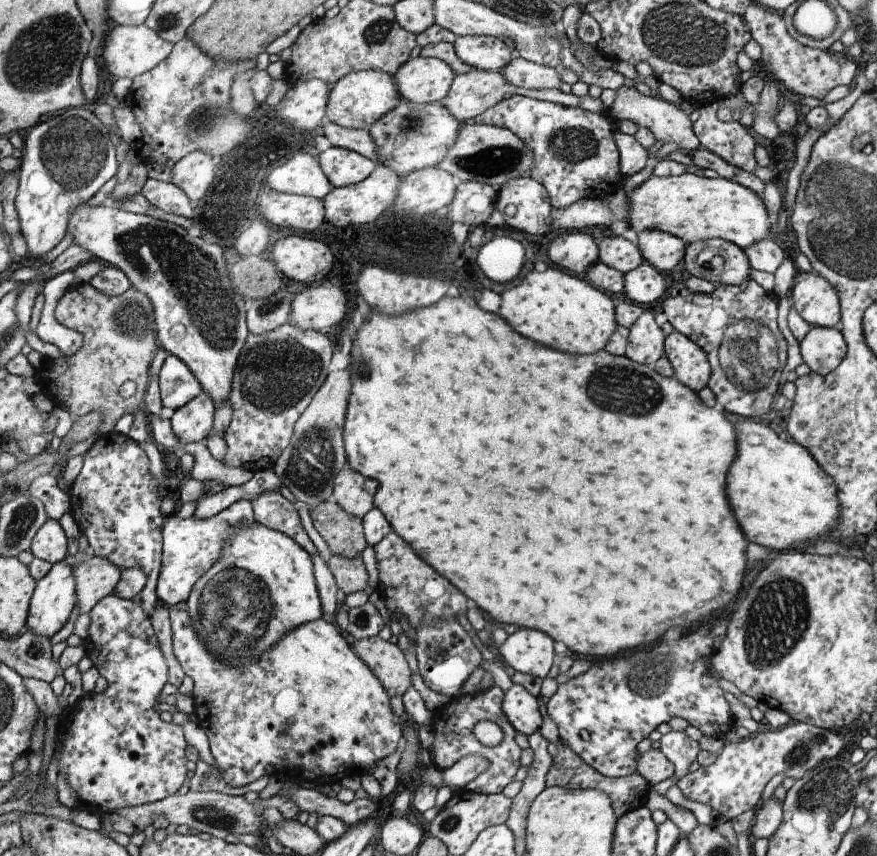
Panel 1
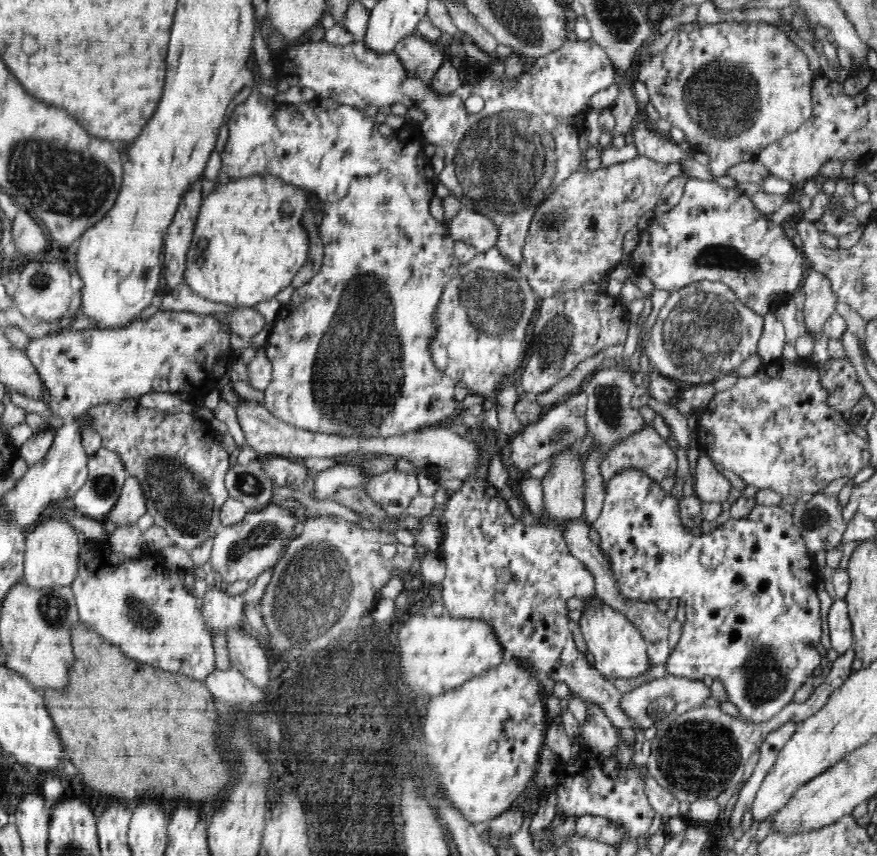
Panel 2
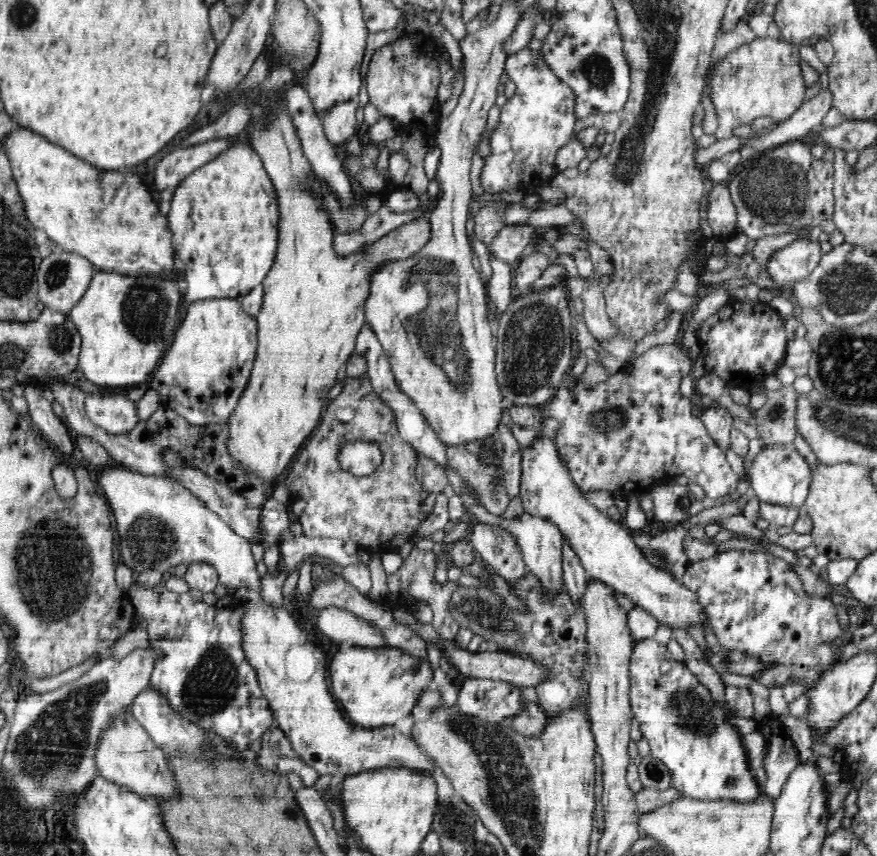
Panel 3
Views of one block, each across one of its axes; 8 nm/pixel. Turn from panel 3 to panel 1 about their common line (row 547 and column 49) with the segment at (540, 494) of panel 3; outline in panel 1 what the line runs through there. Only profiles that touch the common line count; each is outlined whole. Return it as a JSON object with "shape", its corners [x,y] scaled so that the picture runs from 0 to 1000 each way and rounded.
{"shape":[[[74,655],[63,658],[55,672],[43,678],[42,690],[38,694],[38,704],[34,708],[34,718],[31,734],[39,742],[58,746],[58,744],[73,732],[80,722],[80,715],[87,706],[88,678],[87,666]]]}

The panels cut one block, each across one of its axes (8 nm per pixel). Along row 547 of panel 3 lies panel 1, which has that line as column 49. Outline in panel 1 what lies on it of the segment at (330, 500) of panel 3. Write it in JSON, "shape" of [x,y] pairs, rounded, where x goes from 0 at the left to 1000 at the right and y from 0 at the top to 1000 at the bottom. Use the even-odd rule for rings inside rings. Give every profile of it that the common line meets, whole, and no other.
{"shape":[[[91,331],[68,348],[63,374],[67,382],[94,391],[95,397],[86,414],[71,414],[47,428],[40,440],[51,453],[48,459],[62,468],[63,474],[73,474],[84,488],[106,479],[115,481],[119,485],[116,506],[129,505],[141,481],[153,485],[162,478],[172,444],[170,429],[180,405],[171,348],[152,335],[143,343],[125,346],[108,339],[103,331]],[[146,444],[155,449],[155,458],[148,465],[139,465],[137,453]]]}

